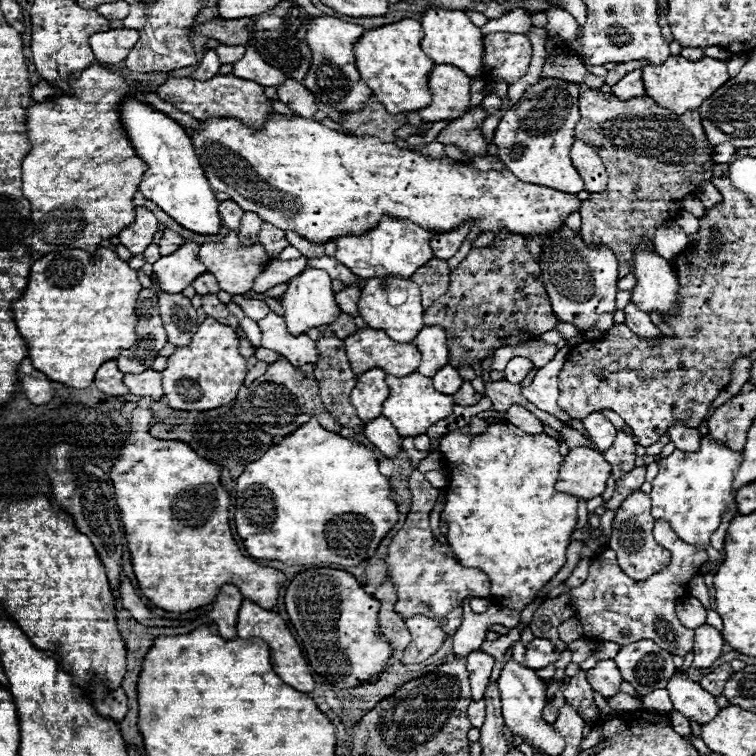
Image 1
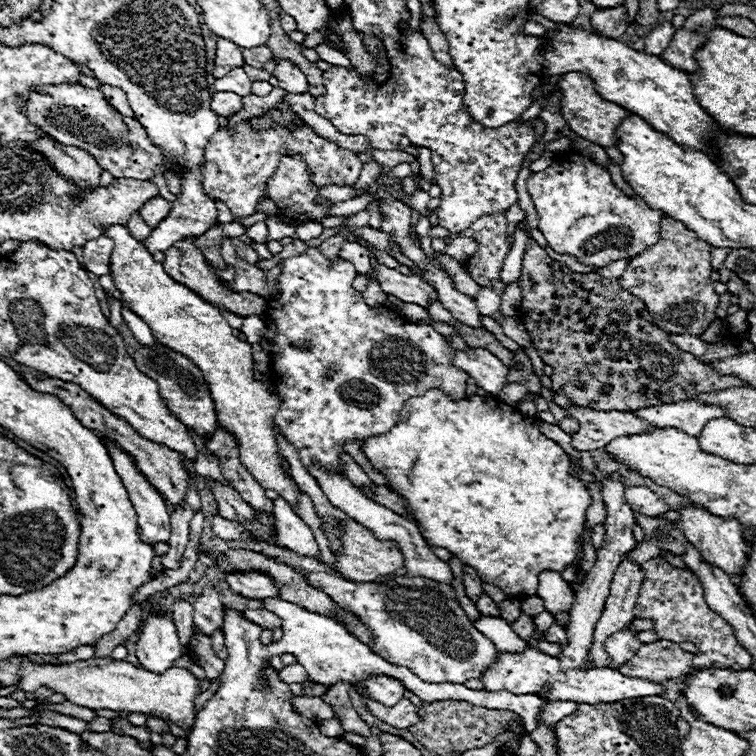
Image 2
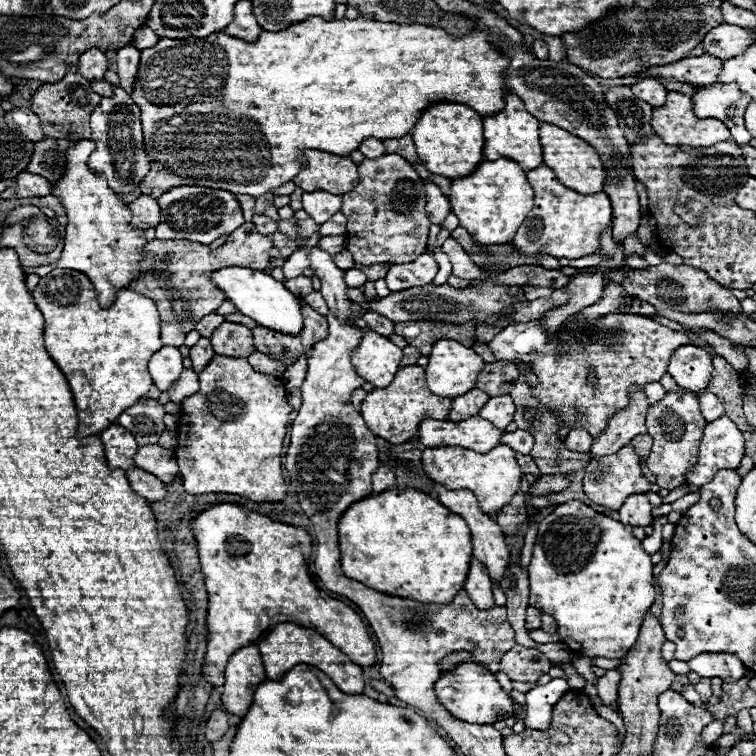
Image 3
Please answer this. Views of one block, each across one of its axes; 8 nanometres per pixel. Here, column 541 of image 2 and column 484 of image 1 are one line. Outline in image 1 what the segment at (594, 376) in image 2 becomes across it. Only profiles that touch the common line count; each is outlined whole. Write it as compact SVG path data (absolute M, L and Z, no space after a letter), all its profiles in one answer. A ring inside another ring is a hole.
M510 234L498 246L472 248L450 274L450 288L426 312L424 324L440 324L448 334L450 364L474 364L502 346L536 340L556 326L548 294L540 280L540 266L518 234Z

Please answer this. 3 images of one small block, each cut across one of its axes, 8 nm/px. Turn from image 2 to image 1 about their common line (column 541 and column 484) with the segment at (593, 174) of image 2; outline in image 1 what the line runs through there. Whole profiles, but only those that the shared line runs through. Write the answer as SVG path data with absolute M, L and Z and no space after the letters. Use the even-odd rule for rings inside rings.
M272 114L260 130L248 128L240 120L232 118L210 118L200 122L200 128L192 130L190 138L214 192L224 192L230 200L236 200L240 208L260 214L264 222L282 230L292 230L318 244L346 234L362 234L364 230L374 228L382 214L408 218L438 234L454 230L462 222L474 222L480 218L482 232L490 230L498 234L498 228L504 226L510 234L546 236L560 228L570 212L580 208L580 200L574 194L522 182L508 170L482 172L472 164L460 166L450 164L448 160L428 160L422 154L398 148L392 142L356 138L300 116L288 118Z

